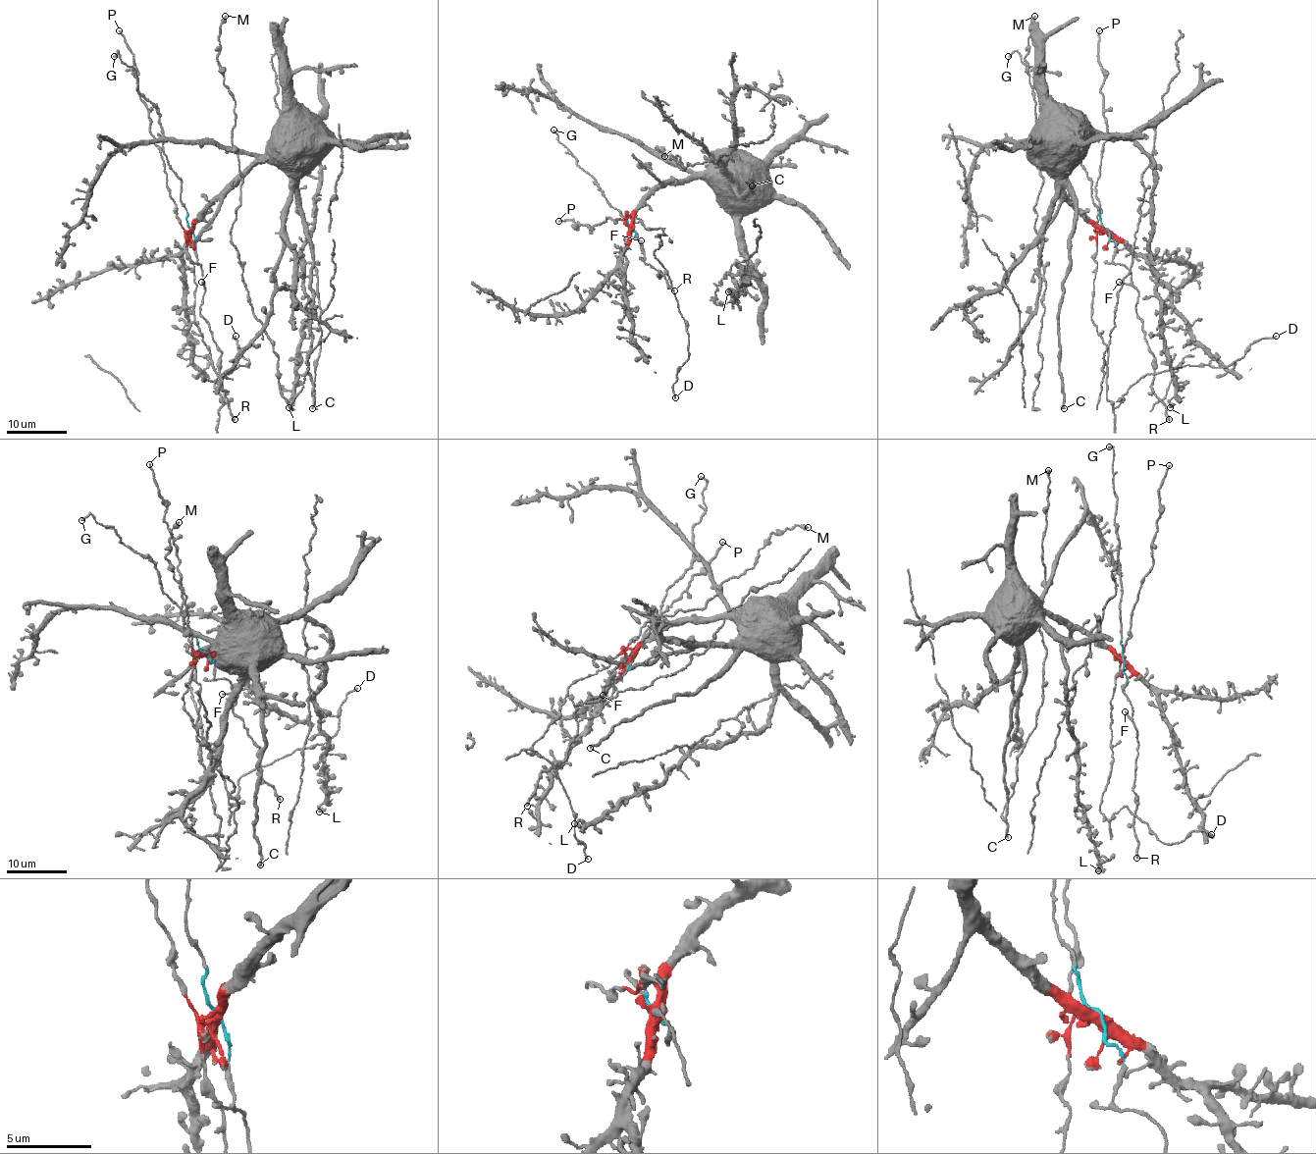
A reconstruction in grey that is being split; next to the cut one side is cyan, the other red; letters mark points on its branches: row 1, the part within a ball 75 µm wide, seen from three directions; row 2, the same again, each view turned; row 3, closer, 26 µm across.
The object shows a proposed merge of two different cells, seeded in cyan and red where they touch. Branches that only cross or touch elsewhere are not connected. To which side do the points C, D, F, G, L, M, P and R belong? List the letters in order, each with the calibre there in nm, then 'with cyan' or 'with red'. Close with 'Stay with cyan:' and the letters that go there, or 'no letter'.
C: 260 nm | with red
D: 190 nm | with red
F: 150 nm | with cyan
G: 240 nm | with cyan
L: 400 nm | with red
M: 380 nm | with red
P: 170 nm | with red
R: 240 nm | with cyan
Stay with cyan: F, G, R

